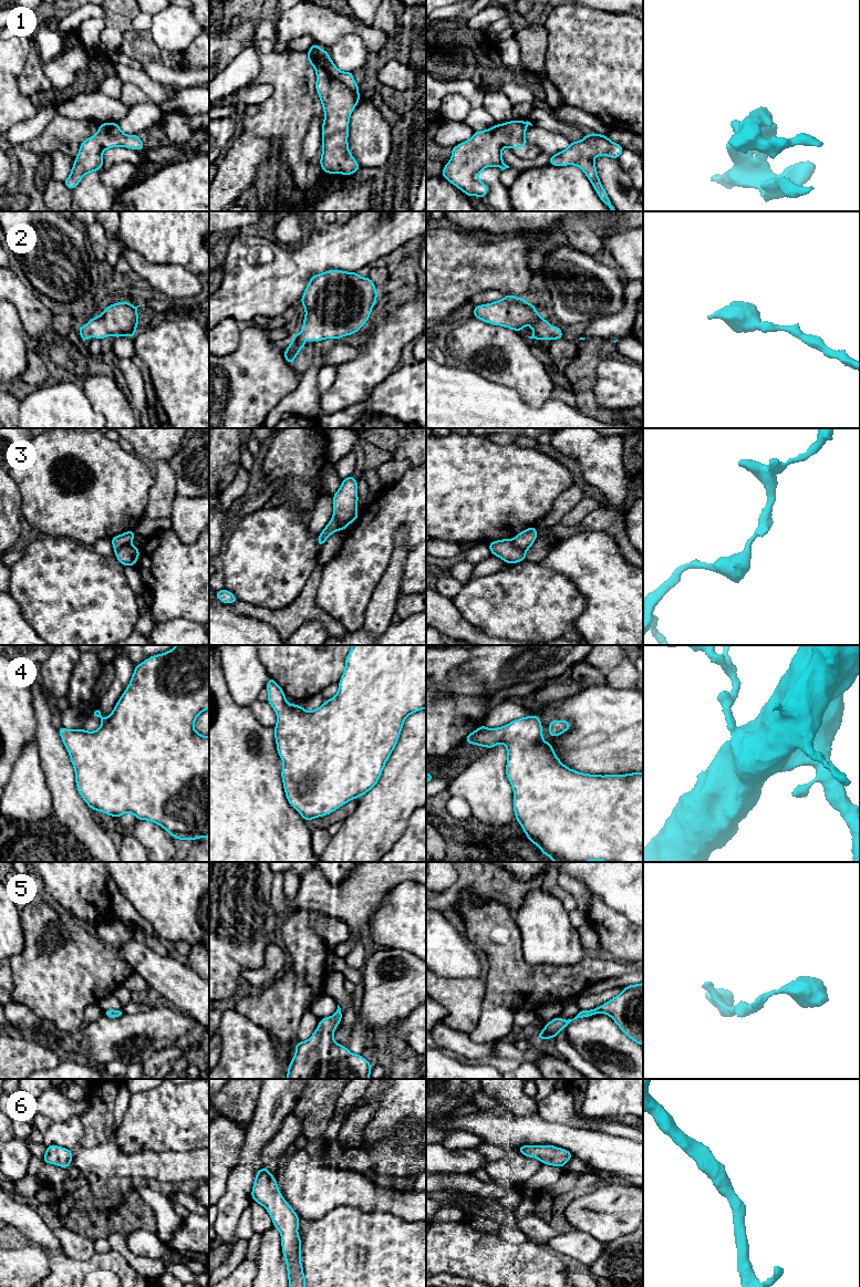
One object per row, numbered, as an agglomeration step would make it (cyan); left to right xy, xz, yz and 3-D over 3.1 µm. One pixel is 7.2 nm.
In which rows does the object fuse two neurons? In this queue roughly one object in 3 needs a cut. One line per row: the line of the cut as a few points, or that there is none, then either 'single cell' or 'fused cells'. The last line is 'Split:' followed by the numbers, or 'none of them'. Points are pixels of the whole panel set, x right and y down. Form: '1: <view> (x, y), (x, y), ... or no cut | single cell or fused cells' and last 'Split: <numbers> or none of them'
1: no cut | single cell
2: no cut | single cell
3: yz (511, 540), (525, 551) | fused cells
4: no cut | single cell
5: no cut | single cell
6: no cut | single cell
Split: 3

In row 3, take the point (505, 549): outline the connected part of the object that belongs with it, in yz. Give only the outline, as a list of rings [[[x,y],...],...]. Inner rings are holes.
[[[502,539],[488,543],[491,554],[501,558],[506,563],[511,564],[527,559],[526,551],[517,548],[511,539]]]

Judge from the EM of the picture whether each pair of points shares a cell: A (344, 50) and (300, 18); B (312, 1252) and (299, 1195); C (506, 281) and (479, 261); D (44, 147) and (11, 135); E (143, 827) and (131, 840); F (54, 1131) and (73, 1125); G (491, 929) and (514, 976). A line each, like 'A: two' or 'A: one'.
A: two
B: two
C: one
D: two
E: two
F: one
G: one

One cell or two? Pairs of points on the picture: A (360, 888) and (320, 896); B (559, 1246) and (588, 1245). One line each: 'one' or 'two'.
A: one
B: one

